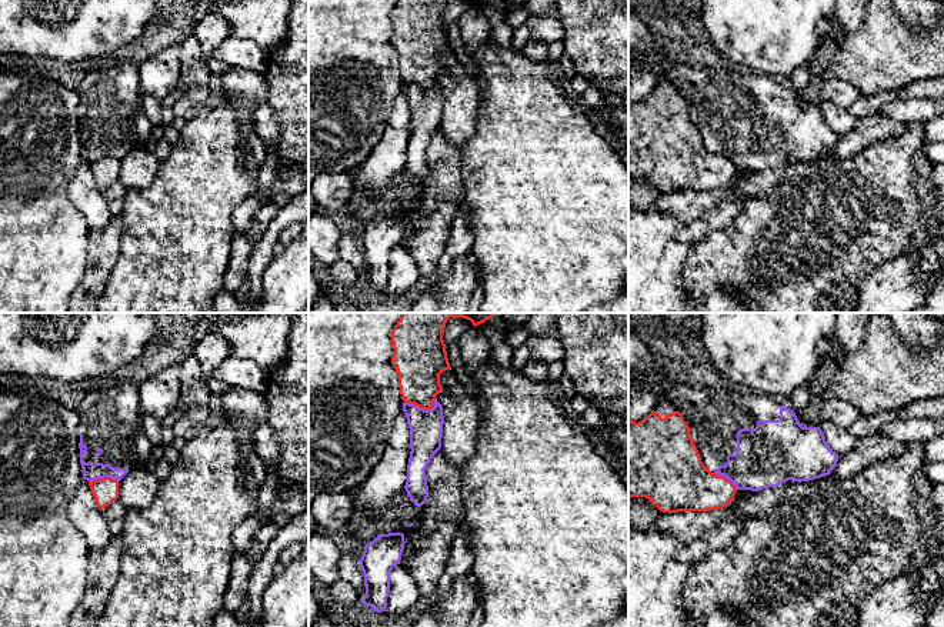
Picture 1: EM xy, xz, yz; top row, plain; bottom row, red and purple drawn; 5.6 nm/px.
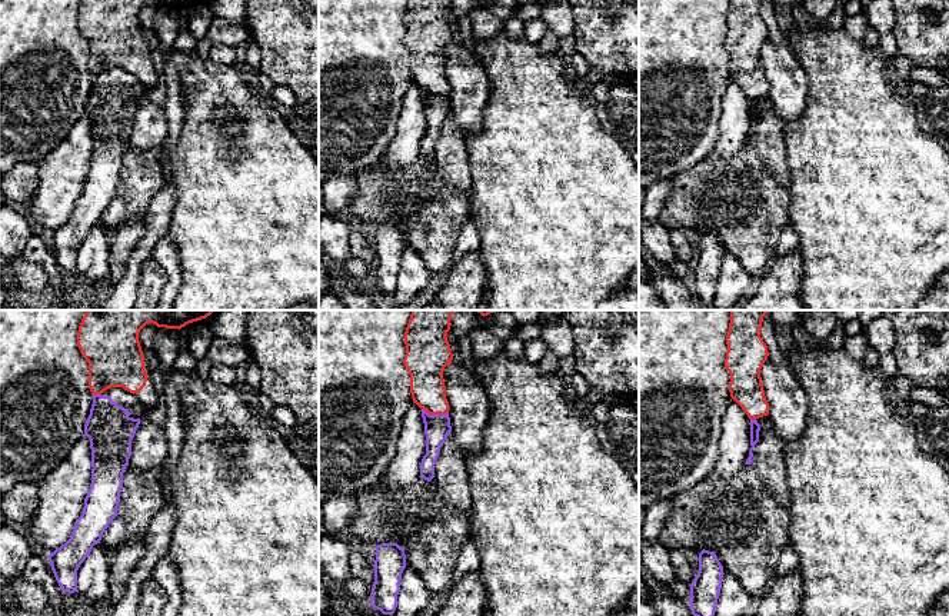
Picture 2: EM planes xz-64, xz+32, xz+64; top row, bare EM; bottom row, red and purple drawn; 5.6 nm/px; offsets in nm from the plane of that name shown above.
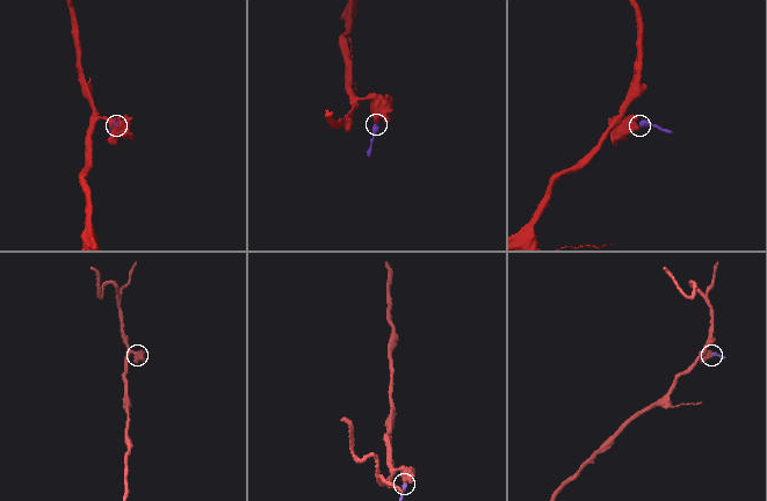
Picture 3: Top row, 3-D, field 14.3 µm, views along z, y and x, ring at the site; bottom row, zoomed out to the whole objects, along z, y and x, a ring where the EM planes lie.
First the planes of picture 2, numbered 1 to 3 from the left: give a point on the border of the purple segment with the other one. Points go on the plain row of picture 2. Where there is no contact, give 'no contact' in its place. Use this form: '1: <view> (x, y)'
1: xz-64 (97, 73)
2: xz+32 (435, 93)
3: xz+64 (752, 99)

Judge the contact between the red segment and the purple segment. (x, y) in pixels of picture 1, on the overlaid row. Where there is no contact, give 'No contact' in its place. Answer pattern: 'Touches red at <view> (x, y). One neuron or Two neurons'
Touches red at xz (422, 407). Two neurons

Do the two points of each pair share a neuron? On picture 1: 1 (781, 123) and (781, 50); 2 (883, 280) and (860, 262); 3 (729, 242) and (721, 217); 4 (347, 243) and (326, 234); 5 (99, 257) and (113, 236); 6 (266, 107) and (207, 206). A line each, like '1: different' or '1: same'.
1: different
2: different
3: different
4: different
5: same
6: different

